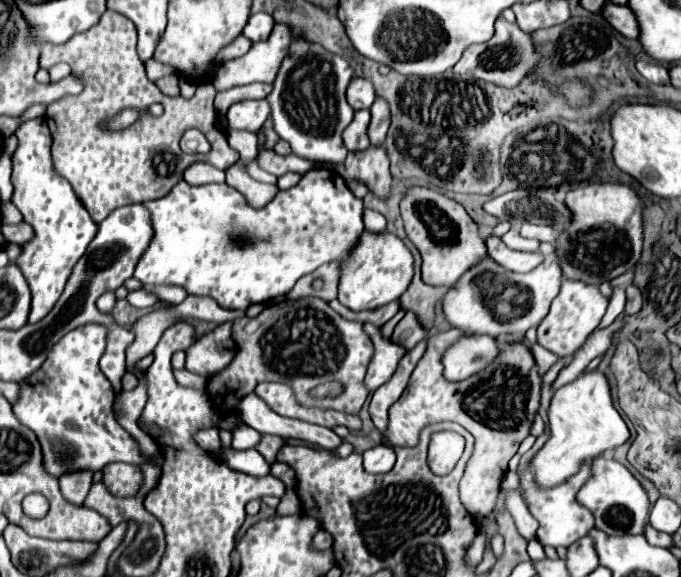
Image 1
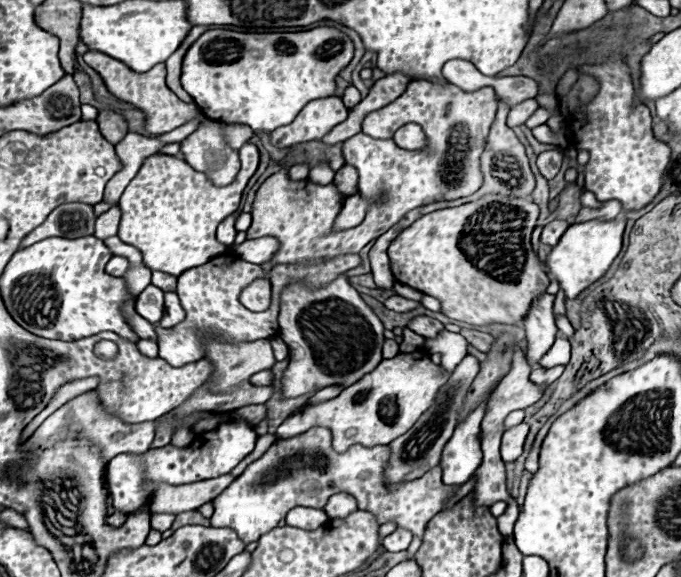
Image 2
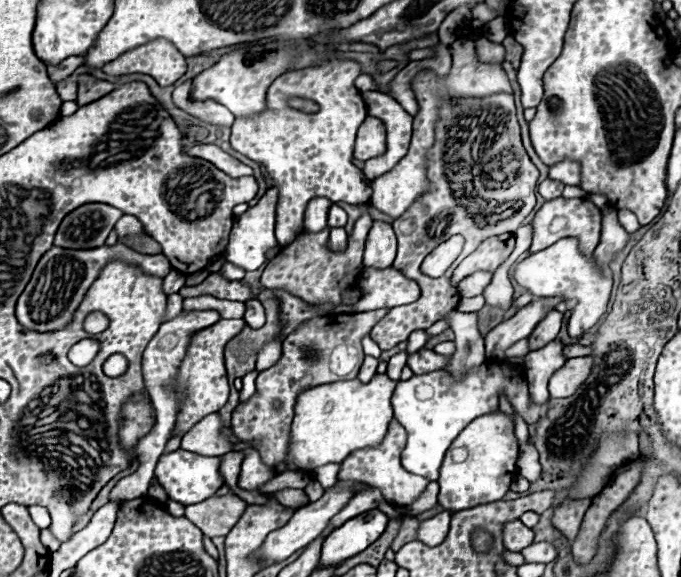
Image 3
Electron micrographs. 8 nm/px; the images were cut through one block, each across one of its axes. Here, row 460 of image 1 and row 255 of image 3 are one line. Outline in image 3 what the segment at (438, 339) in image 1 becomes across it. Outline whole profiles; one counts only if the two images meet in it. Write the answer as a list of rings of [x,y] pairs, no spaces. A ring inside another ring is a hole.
[[[502,234],[502,236],[492,236],[480,242],[480,246],[466,256],[456,274],[452,276],[452,284],[456,286],[462,278],[478,272],[478,270],[490,270],[494,272],[514,250],[514,236],[512,234]]]

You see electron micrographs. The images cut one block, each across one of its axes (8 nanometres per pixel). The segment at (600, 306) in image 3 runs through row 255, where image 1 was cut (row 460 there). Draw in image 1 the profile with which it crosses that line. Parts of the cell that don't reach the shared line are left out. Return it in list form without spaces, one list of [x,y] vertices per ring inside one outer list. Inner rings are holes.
[[[598,370],[584,372],[580,378],[566,384],[554,394],[548,410],[548,426],[550,426],[550,440],[530,462],[536,470],[538,484],[546,488],[574,476],[584,460],[594,460],[608,448],[616,448],[630,438],[626,422],[614,408],[610,382]]]

